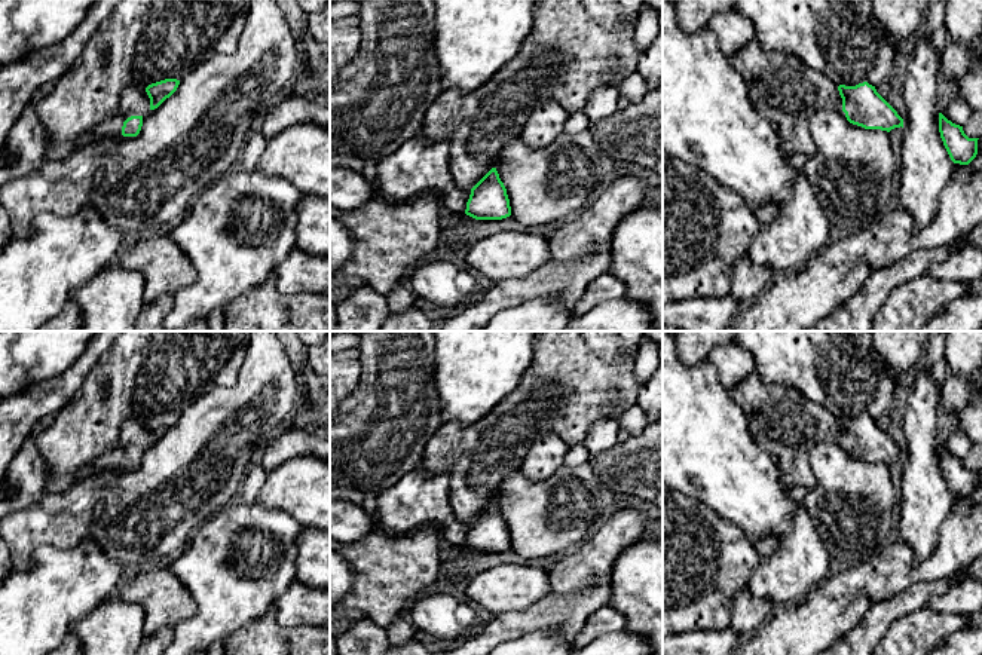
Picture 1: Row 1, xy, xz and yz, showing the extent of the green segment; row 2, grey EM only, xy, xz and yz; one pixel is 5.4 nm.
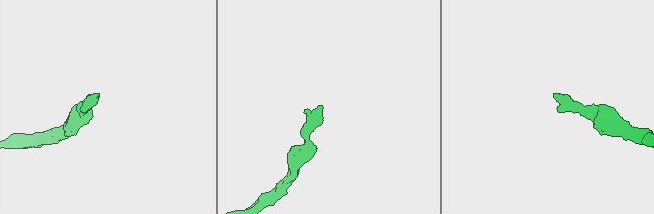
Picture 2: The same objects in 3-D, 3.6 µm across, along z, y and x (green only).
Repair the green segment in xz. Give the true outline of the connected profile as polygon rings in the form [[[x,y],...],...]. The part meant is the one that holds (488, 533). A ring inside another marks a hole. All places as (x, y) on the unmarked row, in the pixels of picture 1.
[[[544,331],[544,339],[535,339],[533,356],[517,388],[505,397],[489,414],[474,425],[456,422],[443,423],[425,446],[422,468],[428,475],[450,475],[450,506],[462,521],[469,521],[465,547],[475,553],[502,553],[511,548],[507,521],[499,511],[495,493],[501,481],[520,471],[533,438],[553,432],[570,447],[585,440],[588,429],[605,420],[618,420],[637,404],[642,383],[634,377],[634,362],[639,345],[646,331]]]

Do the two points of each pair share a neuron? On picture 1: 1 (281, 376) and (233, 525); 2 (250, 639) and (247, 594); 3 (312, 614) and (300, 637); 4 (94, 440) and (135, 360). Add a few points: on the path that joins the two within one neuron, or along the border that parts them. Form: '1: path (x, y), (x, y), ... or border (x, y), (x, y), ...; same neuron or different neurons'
1: border (236, 498), (207, 519); different neurons
2: border (272, 603), (259, 618), (226, 639); different neurons
3: border (275, 609), (275, 618), (283, 626), (314, 627); different neurons
4: path (94, 421), (132, 379); same neuron

